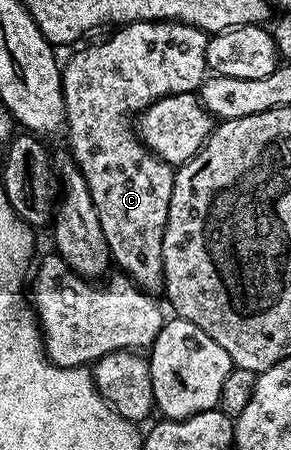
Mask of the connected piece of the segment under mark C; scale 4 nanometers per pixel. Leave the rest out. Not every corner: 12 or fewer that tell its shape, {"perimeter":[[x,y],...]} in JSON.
{"perimeter":[[129,22],[63,63],[70,157],[113,263],[164,288],[176,176],[134,119],[199,91],[210,38]]}

